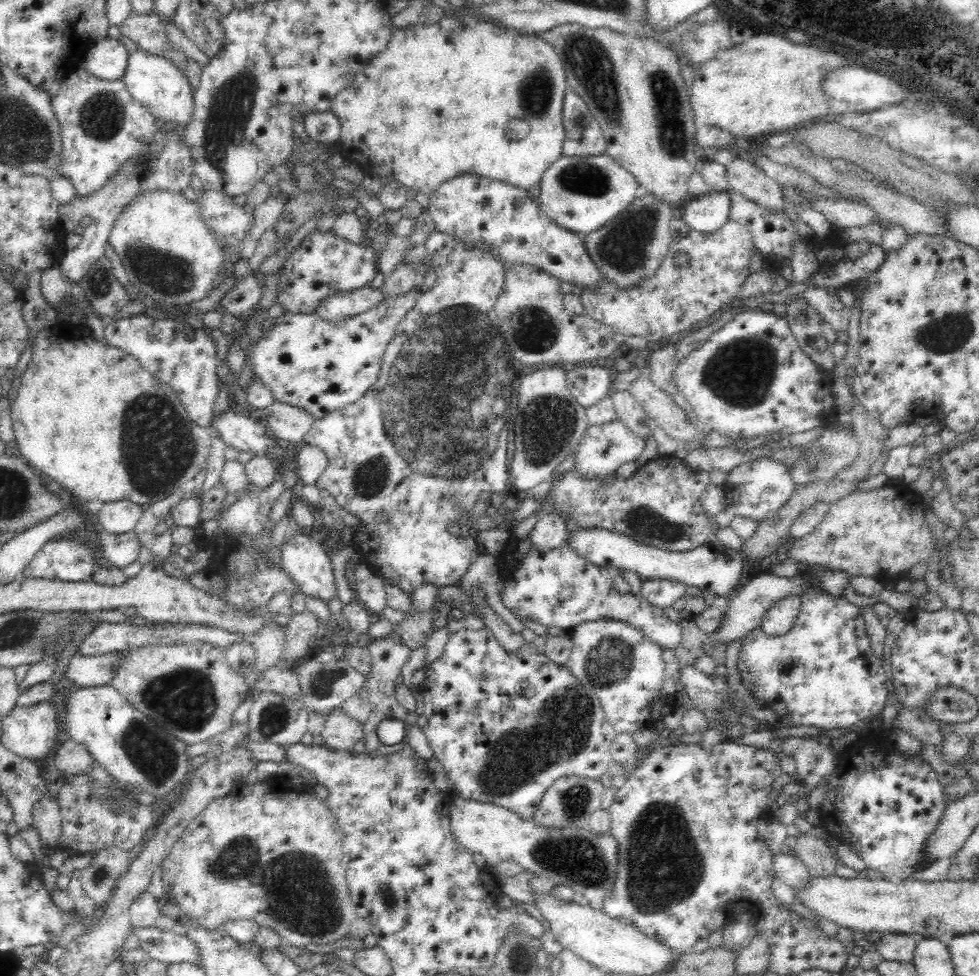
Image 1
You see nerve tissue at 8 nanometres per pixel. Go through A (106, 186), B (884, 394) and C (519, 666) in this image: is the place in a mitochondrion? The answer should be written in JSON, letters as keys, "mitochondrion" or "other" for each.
{"A":"other","B":"other","C":"other"}

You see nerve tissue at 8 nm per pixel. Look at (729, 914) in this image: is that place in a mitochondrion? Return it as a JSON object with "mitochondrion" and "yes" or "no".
{"mitochondrion":"no"}

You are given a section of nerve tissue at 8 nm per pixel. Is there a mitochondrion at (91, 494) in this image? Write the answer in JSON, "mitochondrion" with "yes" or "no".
{"mitochondrion":"no"}

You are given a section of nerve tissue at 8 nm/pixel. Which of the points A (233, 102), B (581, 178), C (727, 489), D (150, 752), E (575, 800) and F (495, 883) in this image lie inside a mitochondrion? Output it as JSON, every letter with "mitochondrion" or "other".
{"A":"mitochondrion","B":"mitochondrion","C":"other","D":"mitochondrion","E":"mitochondrion","F":"other"}

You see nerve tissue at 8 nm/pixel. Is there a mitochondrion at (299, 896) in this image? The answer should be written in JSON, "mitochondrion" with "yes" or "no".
{"mitochondrion":"yes"}

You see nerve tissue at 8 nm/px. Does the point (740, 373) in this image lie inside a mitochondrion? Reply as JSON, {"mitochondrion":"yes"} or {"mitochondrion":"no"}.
{"mitochondrion":"yes"}

